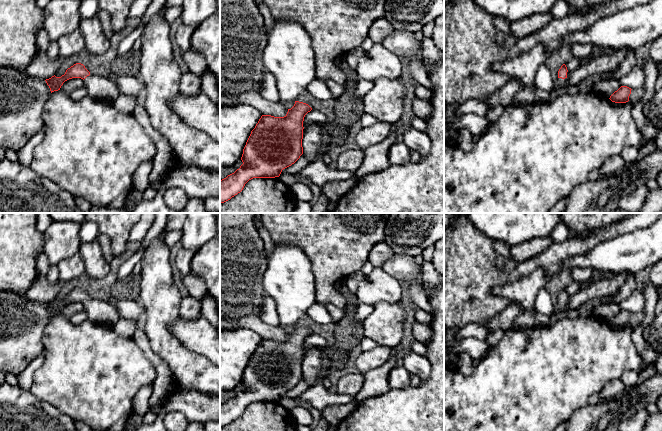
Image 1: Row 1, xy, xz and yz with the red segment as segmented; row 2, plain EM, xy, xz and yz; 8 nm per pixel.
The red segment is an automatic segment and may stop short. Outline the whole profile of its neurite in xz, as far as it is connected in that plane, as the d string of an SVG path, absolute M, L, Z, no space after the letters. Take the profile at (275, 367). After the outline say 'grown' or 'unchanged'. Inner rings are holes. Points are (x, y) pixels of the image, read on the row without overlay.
M295 325L284 341L262 339L243 373L243 388L234 397L220 404L220 428L240 417L245 408L253 402L279 401L282 394L294 388L303 378L303 345L312 332L303 326Z; unchanged

